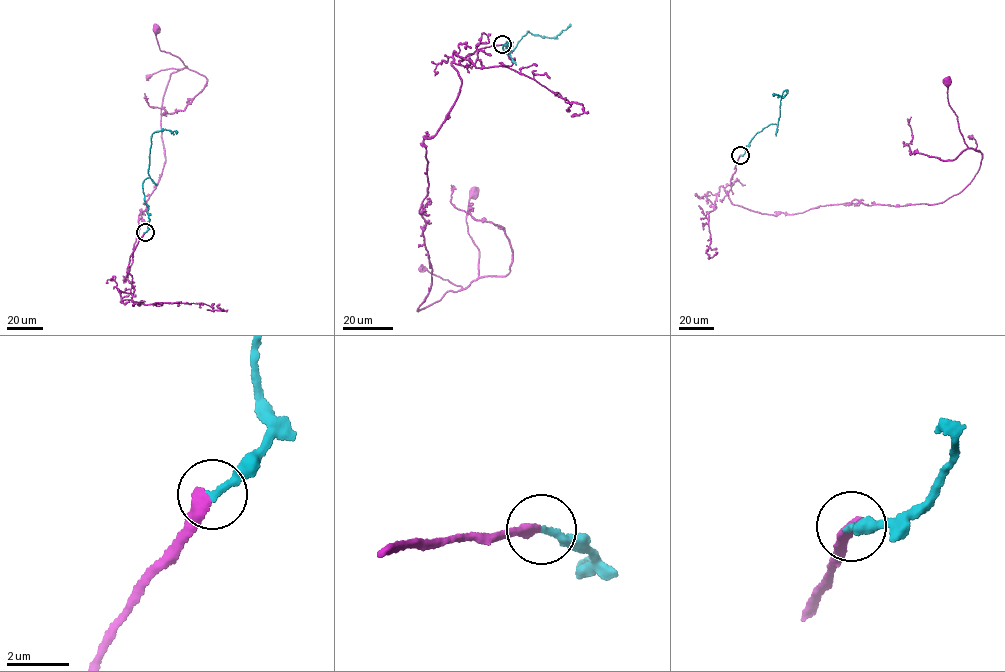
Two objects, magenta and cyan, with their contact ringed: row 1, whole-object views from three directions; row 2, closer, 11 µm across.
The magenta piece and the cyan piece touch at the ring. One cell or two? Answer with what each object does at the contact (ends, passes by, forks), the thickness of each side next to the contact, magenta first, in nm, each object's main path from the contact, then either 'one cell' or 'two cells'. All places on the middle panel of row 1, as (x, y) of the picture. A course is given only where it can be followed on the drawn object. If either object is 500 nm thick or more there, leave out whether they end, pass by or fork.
magenta ends; cyan ends; calibres 440 and 240 nm; course magenta (502, 44), (452, 62), (460, 92), (423, 141), (432, 277), (418, 311), (478, 277), (475, 192); course cyan (502, 44), (506, 47), (511, 42), (506, 42), (502, 47), (510, 55), (528, 31), (554, 38), (571, 24); one cell

